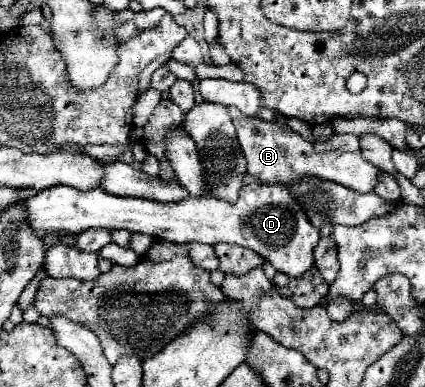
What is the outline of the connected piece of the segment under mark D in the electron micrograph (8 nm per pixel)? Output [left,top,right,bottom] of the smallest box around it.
[25,185,319,277]

